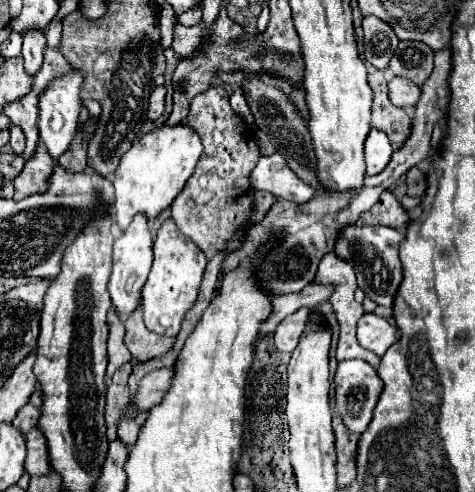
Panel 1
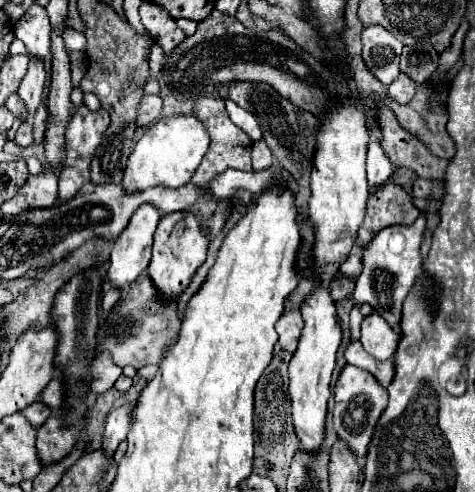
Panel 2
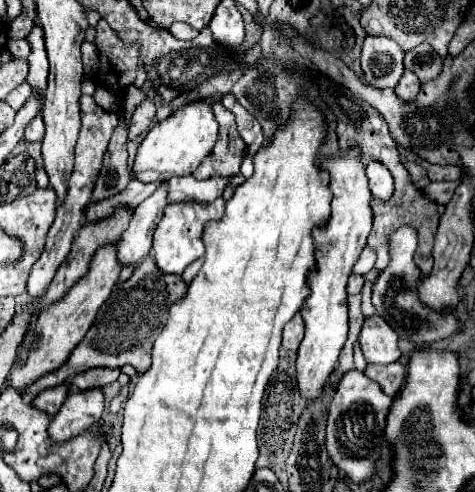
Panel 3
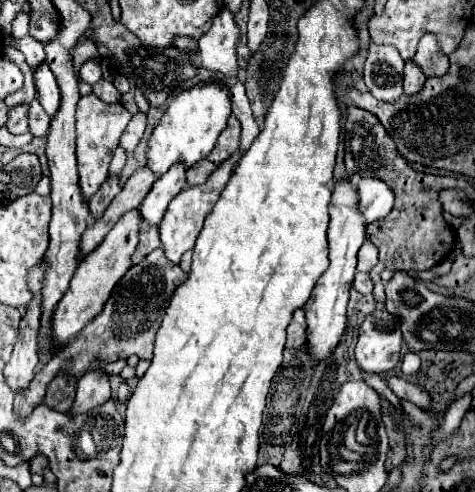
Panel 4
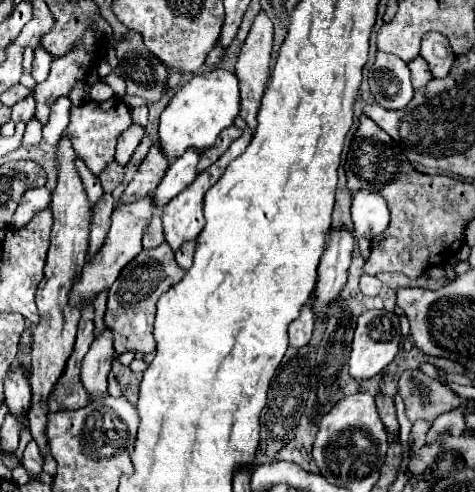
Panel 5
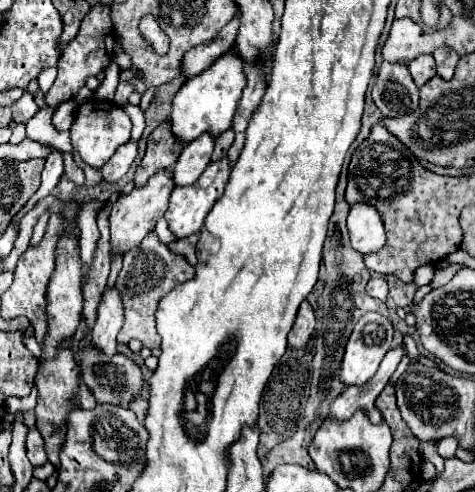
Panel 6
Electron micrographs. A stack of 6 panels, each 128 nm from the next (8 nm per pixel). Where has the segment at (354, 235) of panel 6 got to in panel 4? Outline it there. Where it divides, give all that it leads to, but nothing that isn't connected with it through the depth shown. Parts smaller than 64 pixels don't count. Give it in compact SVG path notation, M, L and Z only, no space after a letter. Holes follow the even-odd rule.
M362 178L358 184L358 208L366 226L370 226L390 214L394 208L394 194L382 180Z

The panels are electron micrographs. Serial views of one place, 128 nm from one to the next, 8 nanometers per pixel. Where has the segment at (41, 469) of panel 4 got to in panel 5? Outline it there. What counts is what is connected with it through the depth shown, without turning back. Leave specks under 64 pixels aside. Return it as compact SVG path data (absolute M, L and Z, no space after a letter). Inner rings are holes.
M62 138L58 144L58 186L52 192L52 214L54 214L54 226L52 226L52 244L46 258L44 278L36 292L36 306L40 310L40 324L34 328L34 344L30 352L30 388L32 388L32 402L28 410L28 428L32 438L36 440L42 456L44 456L44 472L50 476L56 474L56 460L48 452L48 436L44 438L44 428L48 420L48 396L52 388L56 386L56 380L60 380L60 372L64 370L64 364L68 362L68 356L72 354L72 344L76 340L78 320L80 320L80 308L72 308L68 304L68 292L72 292L72 284L76 284L76 276L80 276L80 268L86 264L86 252L88 252L88 234L90 234L90 202L86 198L82 180L74 168L74 150L68 138Z

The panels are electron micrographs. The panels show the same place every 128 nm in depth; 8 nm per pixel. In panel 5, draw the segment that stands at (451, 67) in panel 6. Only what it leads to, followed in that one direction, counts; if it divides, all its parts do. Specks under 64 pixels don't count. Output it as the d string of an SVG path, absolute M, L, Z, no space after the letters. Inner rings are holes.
M430 32L424 36L420 56L430 64L430 72L434 78L448 76L450 66L456 60L456 54L452 52L448 40L438 32Z

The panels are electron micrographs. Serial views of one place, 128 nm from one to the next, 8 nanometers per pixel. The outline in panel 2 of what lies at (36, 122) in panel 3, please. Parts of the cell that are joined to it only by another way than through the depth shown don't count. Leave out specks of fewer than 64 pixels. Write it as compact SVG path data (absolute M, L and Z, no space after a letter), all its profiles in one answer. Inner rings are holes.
M26 120L16 132L16 144L24 148L24 146L30 146L32 142L34 142L34 126L30 120Z

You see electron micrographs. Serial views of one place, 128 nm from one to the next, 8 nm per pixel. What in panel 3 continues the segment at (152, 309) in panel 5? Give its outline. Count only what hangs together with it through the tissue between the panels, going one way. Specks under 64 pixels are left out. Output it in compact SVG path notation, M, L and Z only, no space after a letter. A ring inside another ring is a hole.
M150 256L144 258L126 282L114 286L110 298L98 310L96 322L90 326L90 330L82 338L82 342L72 350L68 360L60 368L48 372L48 374L40 376L38 380L34 380L32 384L28 384L28 388L24 388L24 392L22 392L24 400L30 402L32 396L36 396L36 392L40 392L40 388L58 386L58 384L66 382L68 378L72 378L74 374L86 372L90 368L100 368L100 366L122 368L124 364L132 364L140 374L144 374L150 368L152 344L168 320L168 310L176 300L180 300L186 294L186 288L188 288L188 284L182 280L180 274L160 272L160 268L156 268L156 264Z

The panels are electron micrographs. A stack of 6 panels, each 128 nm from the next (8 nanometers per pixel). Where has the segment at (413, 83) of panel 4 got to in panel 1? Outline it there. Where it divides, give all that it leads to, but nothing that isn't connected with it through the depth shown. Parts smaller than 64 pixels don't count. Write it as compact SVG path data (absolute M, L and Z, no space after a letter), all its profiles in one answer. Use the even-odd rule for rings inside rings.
M400 76L392 78L388 90L390 90L390 102L398 108L410 110L412 106L416 106L420 98L420 86L412 84L408 78L400 78Z

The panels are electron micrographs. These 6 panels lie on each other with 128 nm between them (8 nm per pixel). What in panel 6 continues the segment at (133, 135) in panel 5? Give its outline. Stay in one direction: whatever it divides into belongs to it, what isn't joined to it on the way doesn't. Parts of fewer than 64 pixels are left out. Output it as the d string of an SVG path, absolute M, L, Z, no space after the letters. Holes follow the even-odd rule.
M128 142L116 150L116 154L102 166L98 172L102 174L102 180L108 184L116 184L130 168L130 164L136 158L136 142Z

